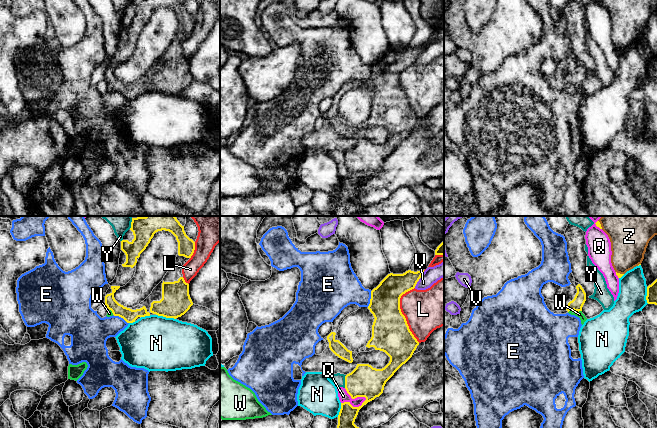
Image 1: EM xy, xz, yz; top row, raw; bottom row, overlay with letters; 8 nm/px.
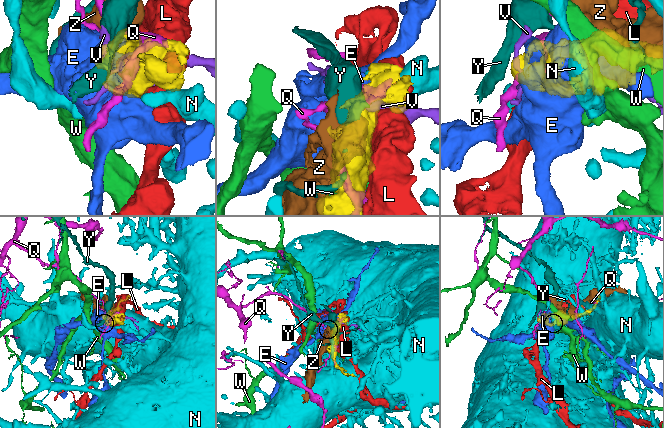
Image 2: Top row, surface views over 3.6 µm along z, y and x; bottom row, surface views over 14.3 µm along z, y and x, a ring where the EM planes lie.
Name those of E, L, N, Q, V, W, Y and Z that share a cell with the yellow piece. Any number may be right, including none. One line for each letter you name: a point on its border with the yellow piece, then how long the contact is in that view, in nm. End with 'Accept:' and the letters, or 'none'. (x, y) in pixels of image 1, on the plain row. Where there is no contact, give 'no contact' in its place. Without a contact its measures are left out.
Accept: none

